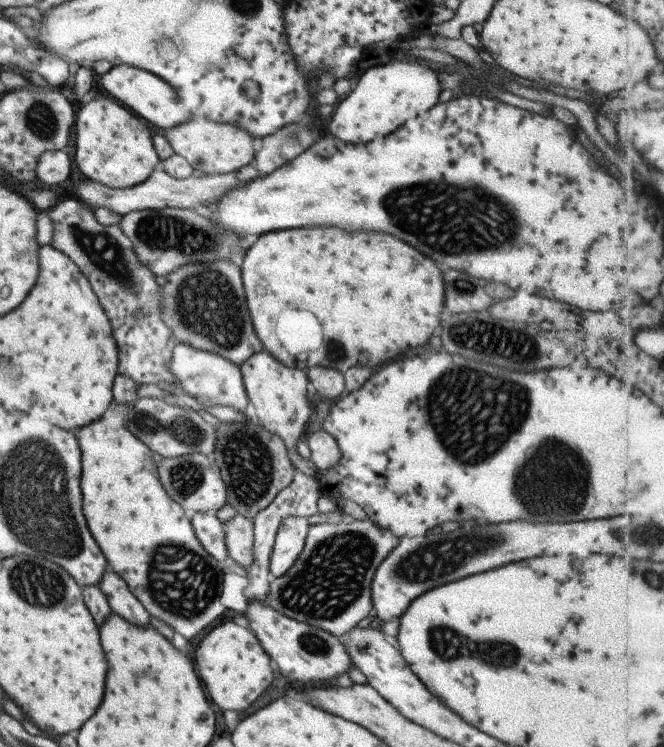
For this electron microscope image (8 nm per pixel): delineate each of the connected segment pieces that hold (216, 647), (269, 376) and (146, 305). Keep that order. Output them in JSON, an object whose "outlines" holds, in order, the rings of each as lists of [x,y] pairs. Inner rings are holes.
{"outlines":[[[[238,619],[225,620],[211,628],[195,648],[195,670],[201,684],[209,688],[207,696],[221,710],[243,712],[272,680],[268,654],[261,648],[256,636]]],[[[263,348],[242,362],[239,368],[248,400],[247,406],[252,416],[263,428],[281,438],[290,463],[295,470],[306,475],[315,475],[317,468],[310,460],[299,457],[295,451],[295,444],[299,439],[302,439],[305,424],[313,417],[309,407],[309,399],[306,398],[306,394],[310,390],[306,373],[301,369],[289,368],[287,365],[281,364]]],[[[75,197],[57,202],[48,215],[54,228],[49,244],[76,264],[110,322],[118,348],[116,374],[129,378],[139,386],[167,382],[169,386],[177,388],[176,378],[166,369],[177,342],[162,319],[162,288],[153,279],[155,275],[134,253],[131,241],[119,225],[102,225],[91,208]]]]}

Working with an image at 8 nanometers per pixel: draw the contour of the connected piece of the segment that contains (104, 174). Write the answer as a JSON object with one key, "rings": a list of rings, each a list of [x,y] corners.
{"rings":[[[107,94],[77,105],[74,125],[75,164],[89,181],[112,189],[129,188],[142,183],[159,164],[147,122]]]}

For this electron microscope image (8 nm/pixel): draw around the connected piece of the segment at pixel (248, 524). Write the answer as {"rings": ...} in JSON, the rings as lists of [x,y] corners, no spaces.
{"rings":[[[236,515],[224,524],[227,556],[247,570],[253,560],[254,532],[252,521]]]}

